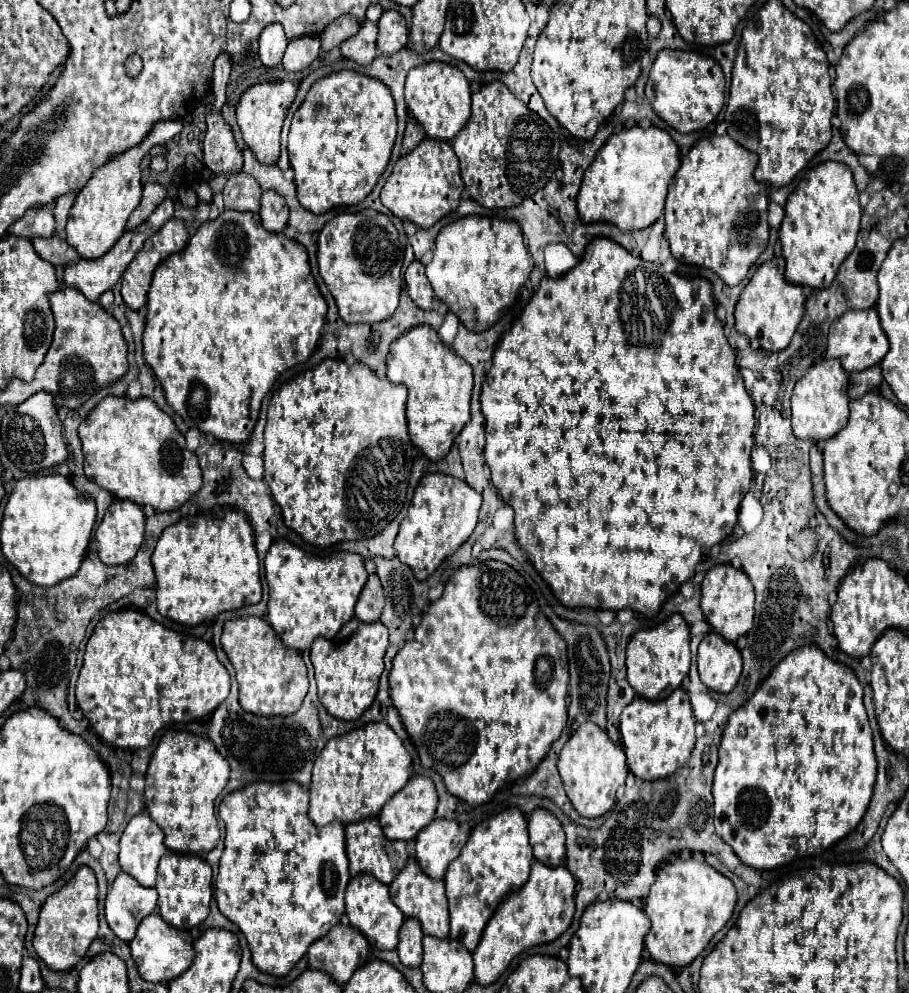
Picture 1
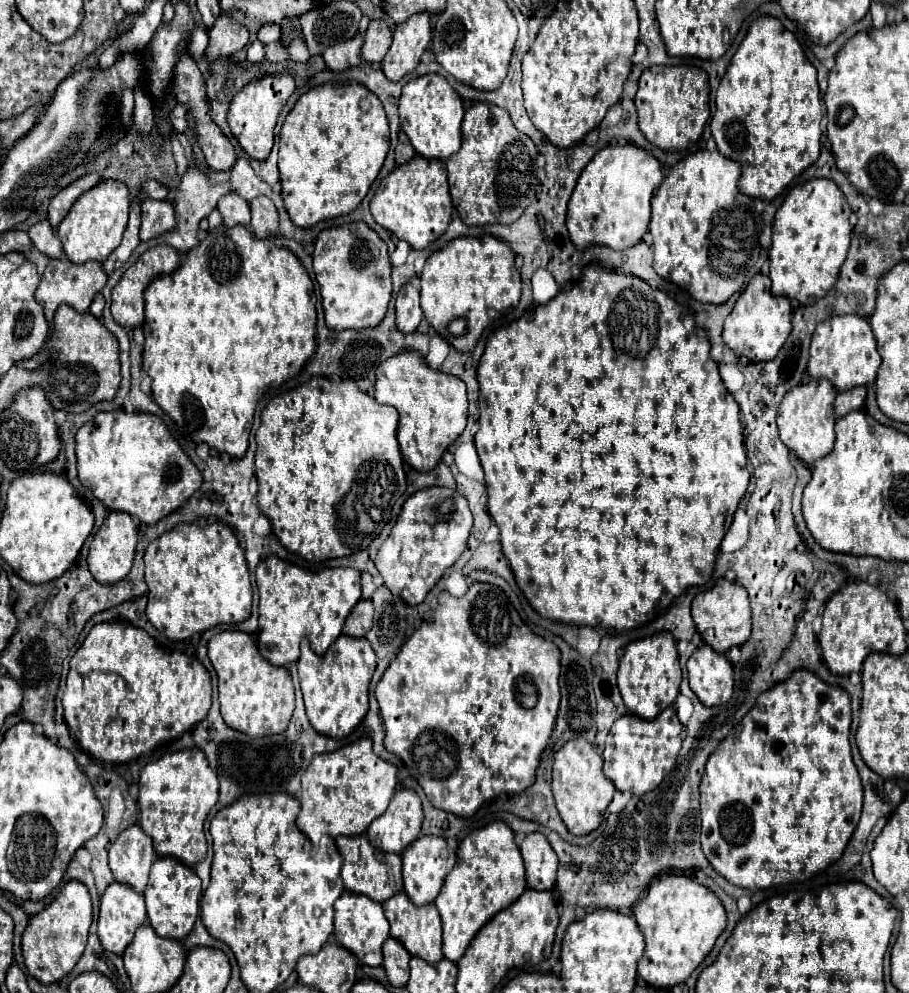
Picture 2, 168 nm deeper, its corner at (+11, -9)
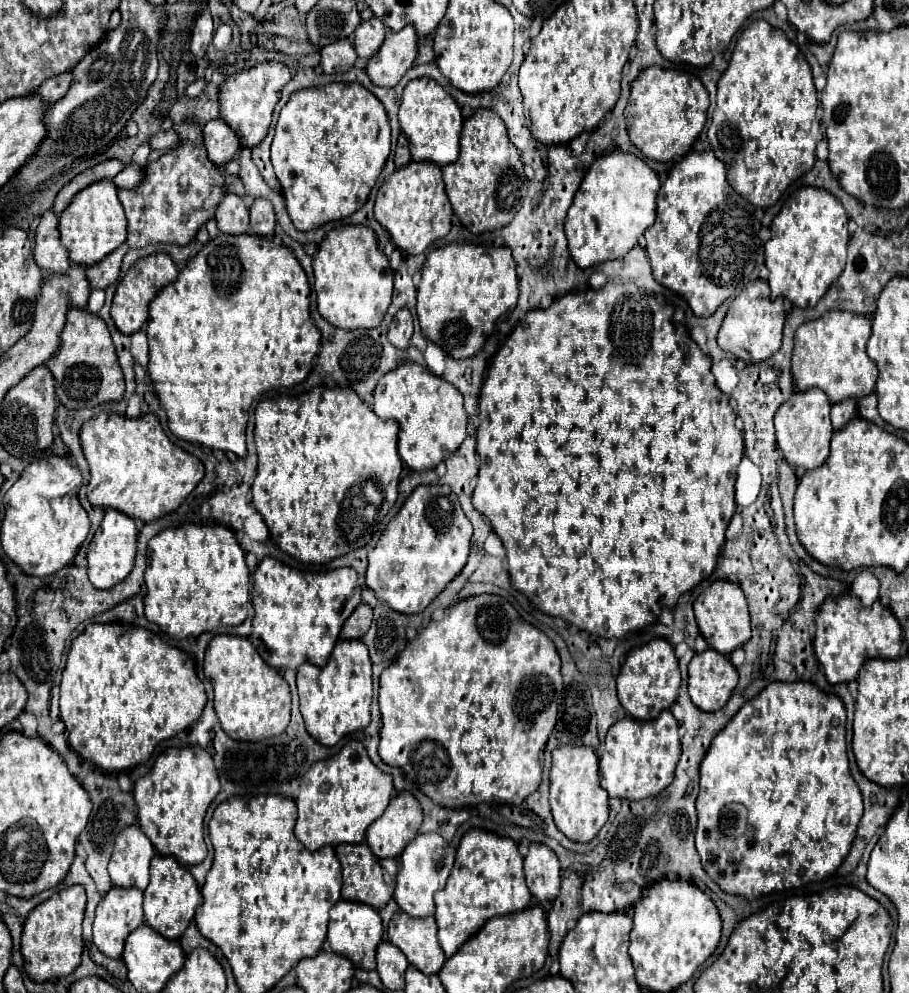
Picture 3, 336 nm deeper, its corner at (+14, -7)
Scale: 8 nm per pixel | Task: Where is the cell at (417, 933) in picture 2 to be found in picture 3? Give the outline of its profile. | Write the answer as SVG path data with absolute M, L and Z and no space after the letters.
M398 911L388 925L388 939L426 975L438 973L446 961L436 935L436 919L432 915L418 919Z

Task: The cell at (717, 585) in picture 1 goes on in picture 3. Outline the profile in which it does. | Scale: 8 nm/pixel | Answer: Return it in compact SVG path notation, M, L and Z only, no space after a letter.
M714 581L694 601L694 615L696 615L698 627L700 627L700 635L706 639L708 647L716 649L718 653L728 655L750 639L750 617L748 617L746 597L738 583Z

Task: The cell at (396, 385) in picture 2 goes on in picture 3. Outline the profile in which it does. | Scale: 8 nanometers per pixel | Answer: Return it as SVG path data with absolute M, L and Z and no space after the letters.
M404 361L394 371L388 371L374 389L372 409L382 419L396 419L400 425L398 453L402 461L414 471L434 469L452 451L460 447L466 437L466 411L462 393L446 383L446 379L430 373L426 367Z

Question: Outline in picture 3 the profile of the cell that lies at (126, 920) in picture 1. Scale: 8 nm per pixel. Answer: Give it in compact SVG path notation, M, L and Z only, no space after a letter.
M112 887L98 903L94 919L94 945L108 957L120 959L126 937L144 923L142 891Z

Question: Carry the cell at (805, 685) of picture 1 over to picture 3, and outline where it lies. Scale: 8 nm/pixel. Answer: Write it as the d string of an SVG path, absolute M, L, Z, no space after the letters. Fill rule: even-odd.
M774 681L764 687L756 699L750 699L714 737L700 765L696 849L706 873L722 891L756 899L770 891L822 881L838 869L862 817L862 793L850 775L844 725L846 709L838 695L824 693L810 681ZM728 803L742 803L748 809L748 827L738 839L720 825L722 809Z

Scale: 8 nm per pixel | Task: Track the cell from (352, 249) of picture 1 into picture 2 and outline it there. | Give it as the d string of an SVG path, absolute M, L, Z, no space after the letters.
M363 221L325 229L313 251L313 271L323 297L325 323L333 331L377 327L391 299L391 261L385 241Z

